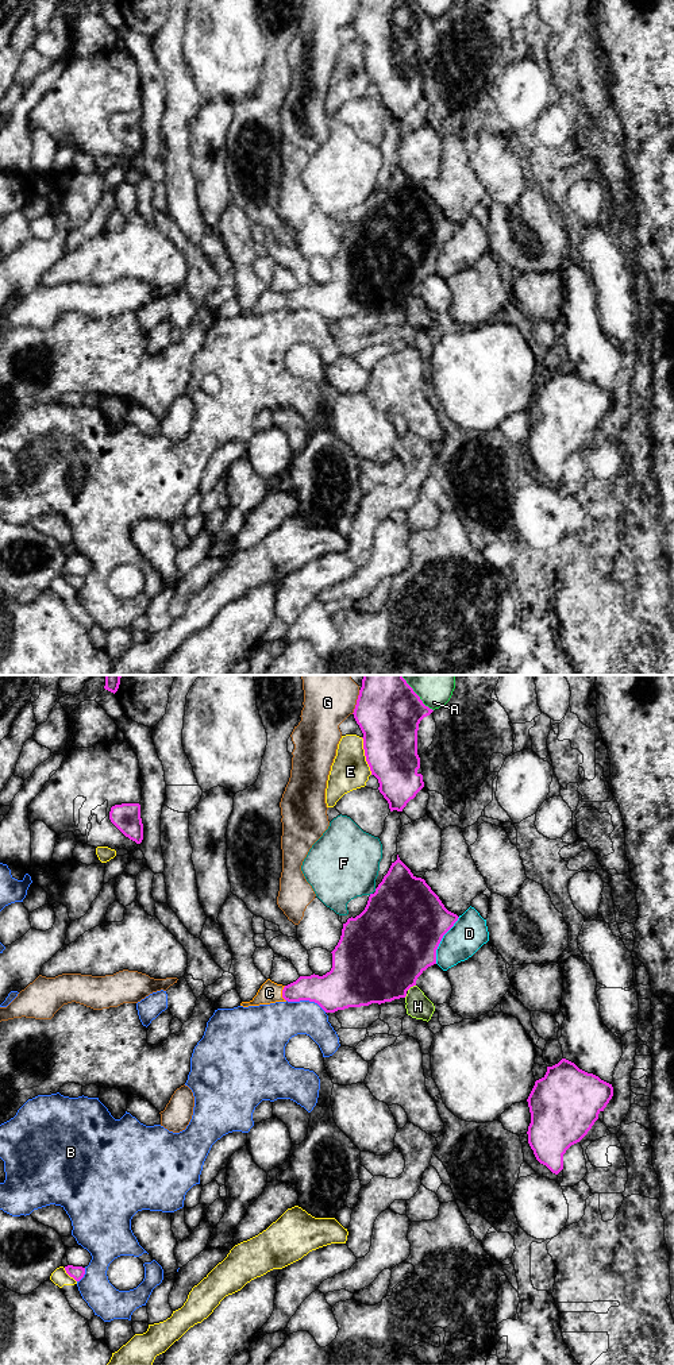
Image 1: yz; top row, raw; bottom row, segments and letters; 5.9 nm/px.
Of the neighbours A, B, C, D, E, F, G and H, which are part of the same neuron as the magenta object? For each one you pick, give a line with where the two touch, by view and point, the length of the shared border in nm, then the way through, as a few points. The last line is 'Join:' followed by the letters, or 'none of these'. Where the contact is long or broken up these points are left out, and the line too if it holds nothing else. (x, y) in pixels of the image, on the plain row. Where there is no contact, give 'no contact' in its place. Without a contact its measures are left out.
C: contact yz (282, 303); length 100 nm
Join: C

